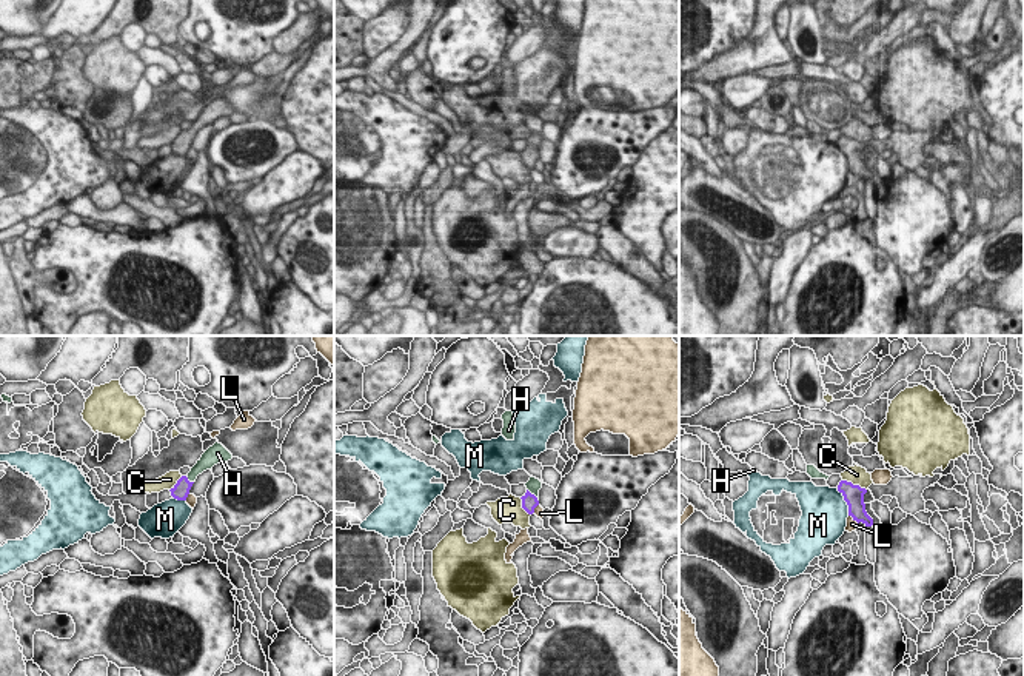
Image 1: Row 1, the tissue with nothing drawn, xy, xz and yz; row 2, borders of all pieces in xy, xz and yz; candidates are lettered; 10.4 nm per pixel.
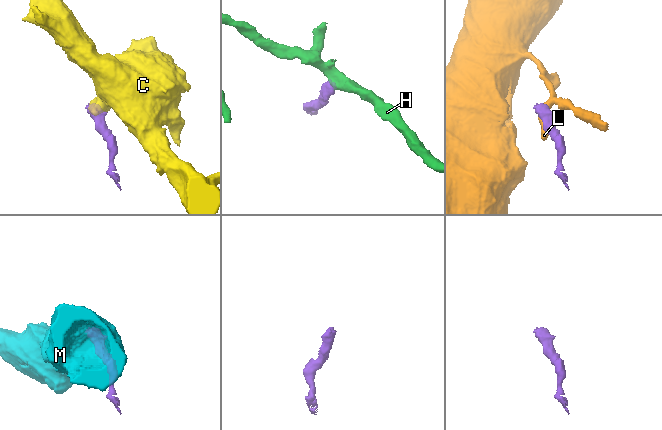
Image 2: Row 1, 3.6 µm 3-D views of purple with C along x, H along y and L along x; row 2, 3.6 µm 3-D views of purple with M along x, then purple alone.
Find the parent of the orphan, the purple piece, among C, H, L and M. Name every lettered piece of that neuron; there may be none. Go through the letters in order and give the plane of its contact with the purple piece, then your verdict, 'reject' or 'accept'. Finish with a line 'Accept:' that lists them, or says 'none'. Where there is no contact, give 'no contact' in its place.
C: meets purple in yz; reject
H: meets purple in xz; accept
L: meets purple in yz; reject
M: meets purple in yz; reject
Accept: H

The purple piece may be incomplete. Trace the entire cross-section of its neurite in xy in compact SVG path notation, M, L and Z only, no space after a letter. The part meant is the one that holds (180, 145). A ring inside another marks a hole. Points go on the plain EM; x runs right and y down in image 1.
M219 97L209 102L197 119L191 123L186 131L182 131L177 139L169 145L171 151L177 156L186 156L192 139L196 137L197 131L206 125L212 125L214 120L220 117L228 117L233 114L233 109Z

